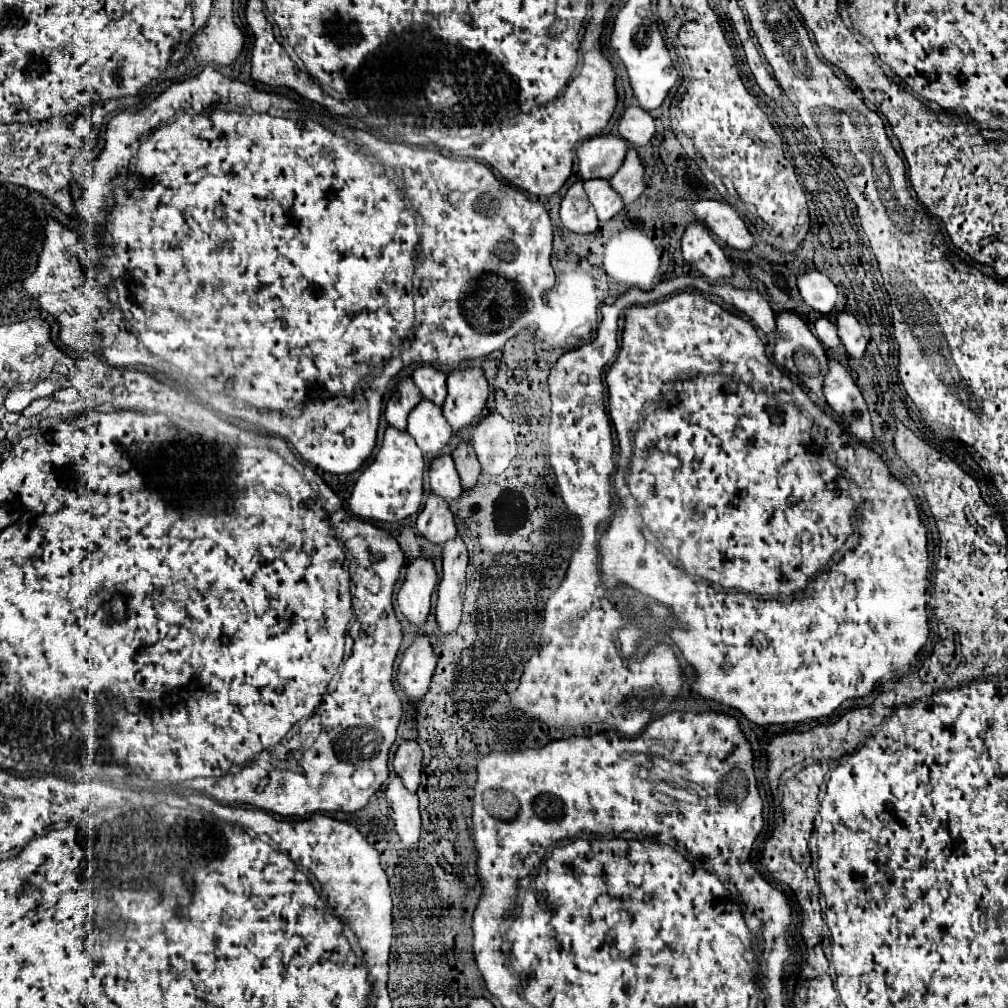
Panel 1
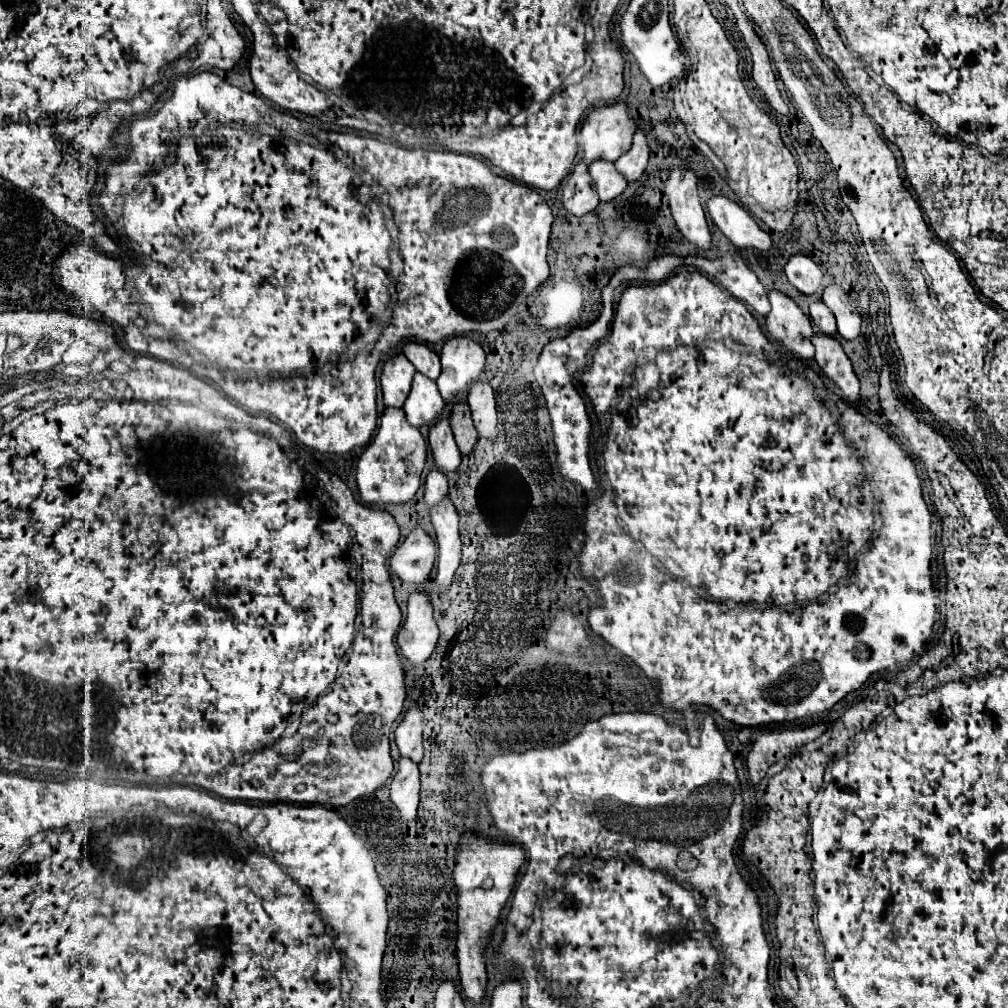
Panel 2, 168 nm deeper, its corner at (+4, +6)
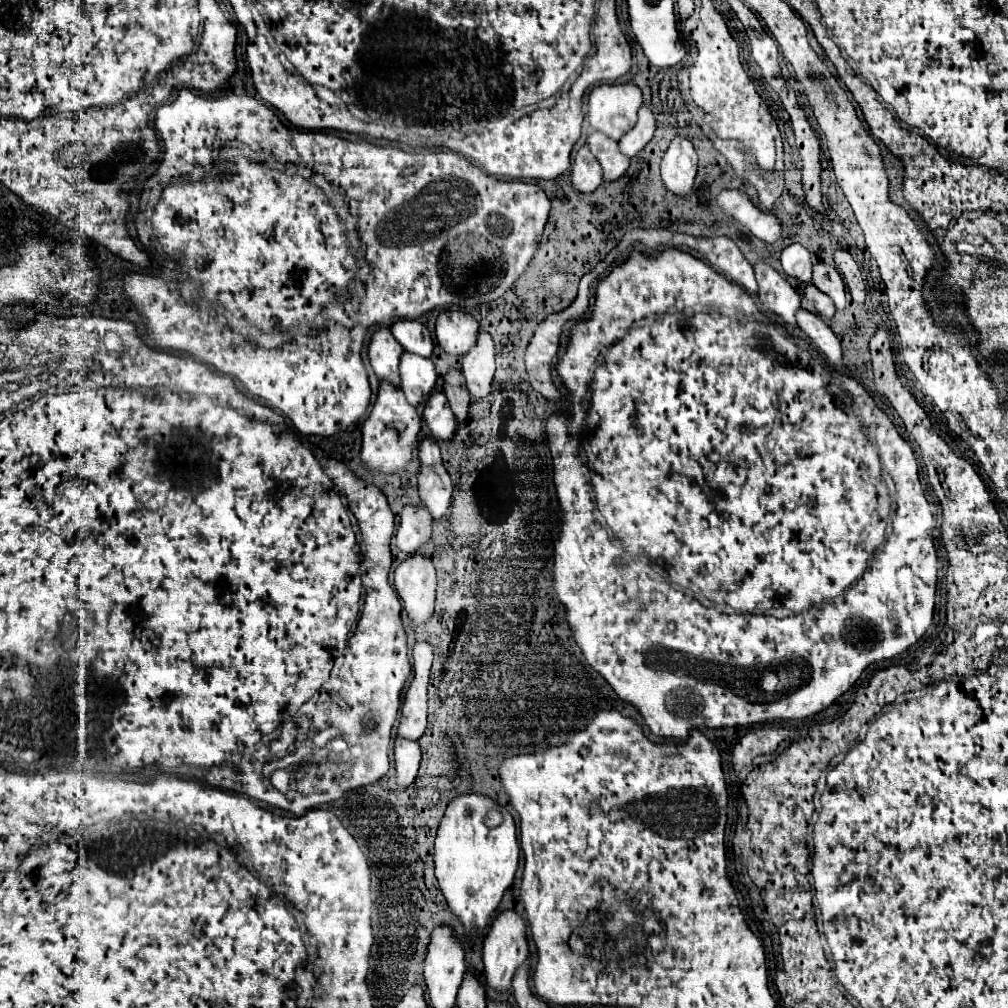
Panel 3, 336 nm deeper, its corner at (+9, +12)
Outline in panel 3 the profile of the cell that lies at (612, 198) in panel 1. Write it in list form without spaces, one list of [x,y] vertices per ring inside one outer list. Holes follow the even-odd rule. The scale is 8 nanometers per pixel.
[[[592,132],[588,136],[588,146],[604,170],[604,180],[616,180],[628,170],[630,158],[626,158],[626,154],[618,150],[618,142],[606,138],[606,134]]]

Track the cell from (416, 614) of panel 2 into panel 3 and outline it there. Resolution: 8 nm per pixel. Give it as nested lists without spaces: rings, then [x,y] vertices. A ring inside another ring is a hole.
[[[410,554],[394,572],[394,588],[414,622],[426,622],[434,612],[436,570],[428,556]]]

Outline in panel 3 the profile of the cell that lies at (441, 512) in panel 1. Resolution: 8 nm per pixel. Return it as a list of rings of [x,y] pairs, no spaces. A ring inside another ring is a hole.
[[[424,438],[418,442],[418,458],[422,464],[426,466],[434,466],[434,464],[440,464],[440,448],[438,448],[438,442],[434,442],[434,438]]]

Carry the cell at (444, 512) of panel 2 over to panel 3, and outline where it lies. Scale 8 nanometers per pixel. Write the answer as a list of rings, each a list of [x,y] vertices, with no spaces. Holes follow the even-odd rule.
[[[444,464],[420,466],[418,490],[420,490],[420,500],[432,512],[434,520],[442,518],[452,498],[452,482]]]

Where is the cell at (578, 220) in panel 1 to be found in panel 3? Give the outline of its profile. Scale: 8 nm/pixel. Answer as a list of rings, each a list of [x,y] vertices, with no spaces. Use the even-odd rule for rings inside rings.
[[[584,144],[572,164],[572,184],[578,192],[594,192],[602,184],[602,168],[600,162],[594,160],[594,154],[590,154],[588,146]]]

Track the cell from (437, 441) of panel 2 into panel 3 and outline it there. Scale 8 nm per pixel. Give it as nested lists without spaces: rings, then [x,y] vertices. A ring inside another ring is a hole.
[[[434,392],[424,408],[424,420],[430,428],[430,434],[438,440],[450,440],[456,430],[456,418],[450,410],[444,392]]]

